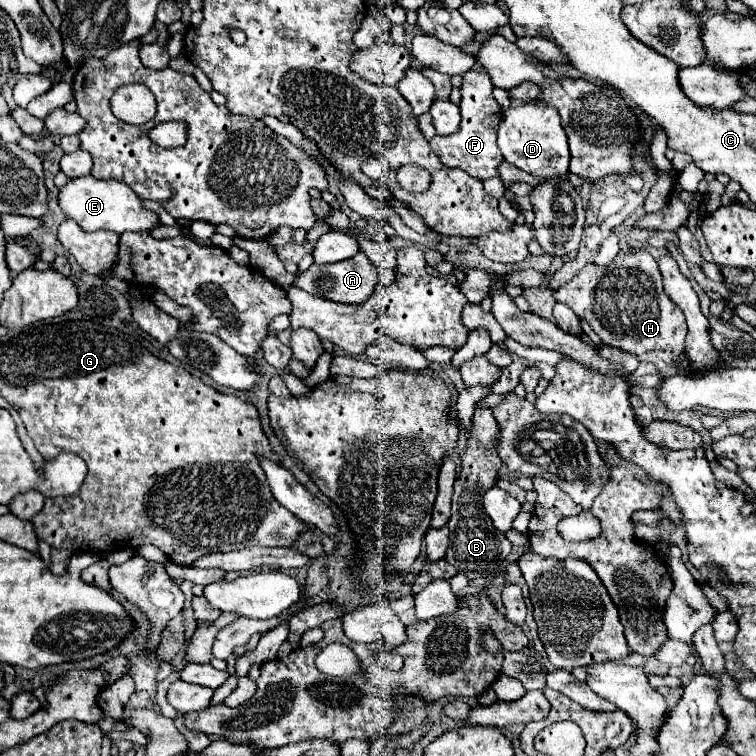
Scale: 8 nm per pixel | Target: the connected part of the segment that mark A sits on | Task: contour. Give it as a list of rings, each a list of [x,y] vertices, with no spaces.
[[[357,252],[353,258],[341,260],[335,264],[315,264],[313,262],[309,270],[299,272],[295,276],[297,288],[311,292],[313,296],[323,296],[327,300],[343,302],[343,304],[361,304],[375,290],[375,284],[377,284],[377,268],[363,252]]]

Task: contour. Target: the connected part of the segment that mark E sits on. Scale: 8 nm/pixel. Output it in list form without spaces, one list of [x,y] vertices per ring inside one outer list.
[[[81,176],[69,180],[59,190],[59,206],[67,218],[73,218],[83,230],[111,230],[111,232],[149,232],[161,226],[161,220],[155,212],[147,210],[141,198],[119,180],[97,180],[93,176]]]

